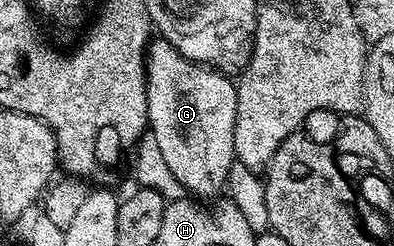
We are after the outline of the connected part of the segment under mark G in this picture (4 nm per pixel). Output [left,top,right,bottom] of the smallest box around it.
[145,36,237,198]

